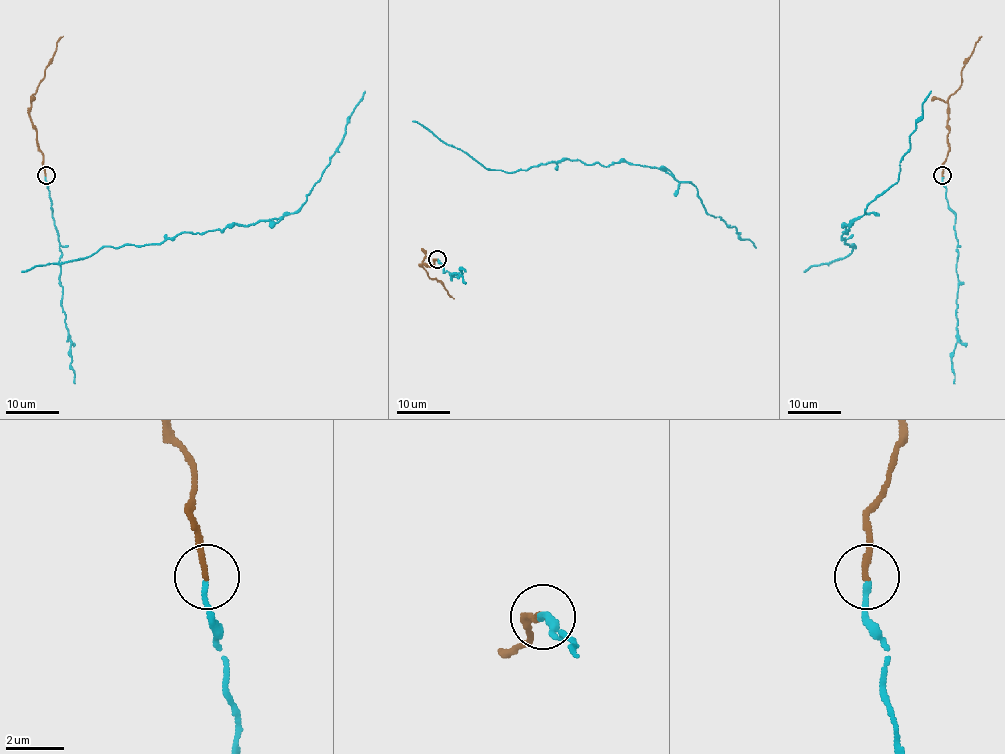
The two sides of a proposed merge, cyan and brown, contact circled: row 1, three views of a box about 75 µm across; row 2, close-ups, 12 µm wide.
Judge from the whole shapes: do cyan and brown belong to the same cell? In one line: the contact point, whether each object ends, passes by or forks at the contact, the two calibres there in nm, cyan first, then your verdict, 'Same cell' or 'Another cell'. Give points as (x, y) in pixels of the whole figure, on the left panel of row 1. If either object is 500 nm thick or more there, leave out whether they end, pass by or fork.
Place: (46, 175). At the ring cyan ends. At the ring brown ends. Thickness 160 nm (cyan) against 220 nm. Same cell

